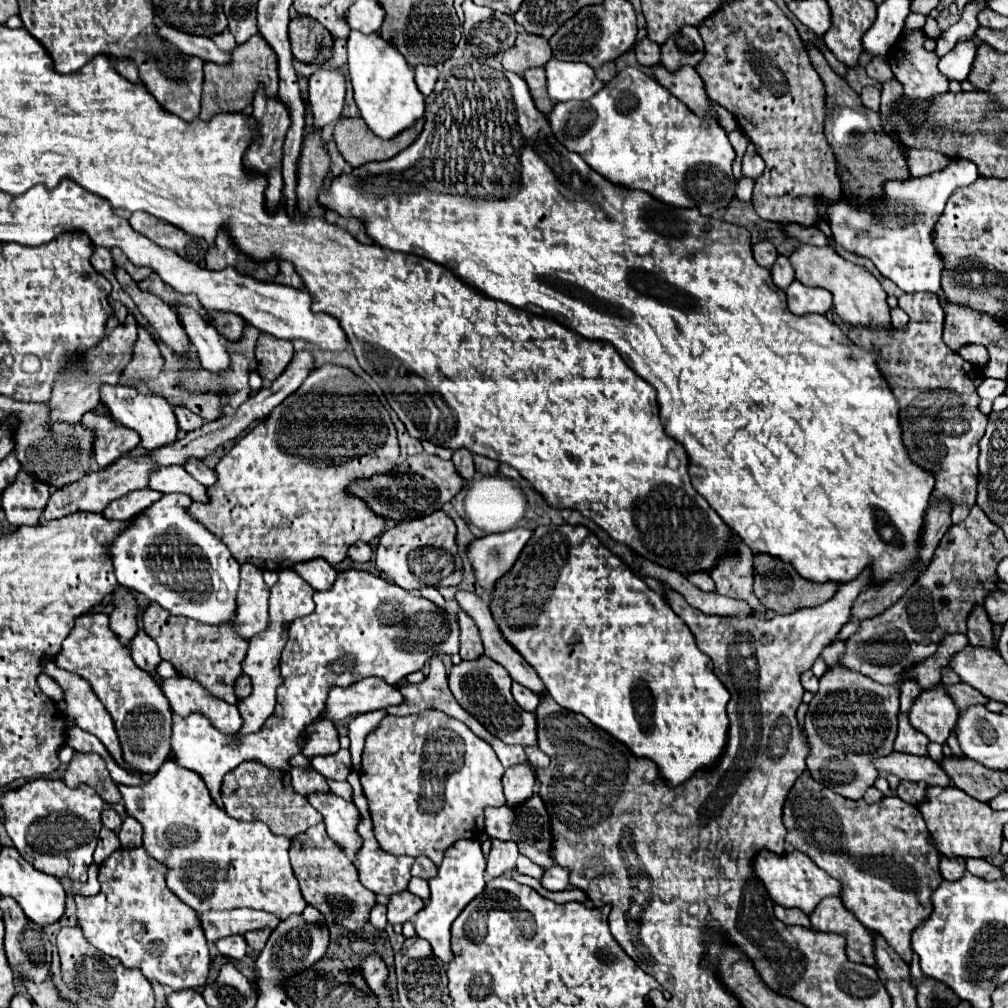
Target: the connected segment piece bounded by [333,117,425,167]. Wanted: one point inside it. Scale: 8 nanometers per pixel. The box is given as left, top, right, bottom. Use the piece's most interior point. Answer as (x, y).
(358, 144)

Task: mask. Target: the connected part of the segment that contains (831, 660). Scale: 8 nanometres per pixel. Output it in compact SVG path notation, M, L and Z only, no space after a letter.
M837 641L837 643L833 643L833 645L827 645L827 647L823 649L821 657L825 659L827 667L839 667L837 659L839 659L839 655L843 655L843 651L845 651L845 643L843 643L843 641Z

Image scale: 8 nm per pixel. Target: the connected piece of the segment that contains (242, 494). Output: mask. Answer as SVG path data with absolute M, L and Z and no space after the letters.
M327 363L327 365L321 365L317 367L305 381L303 385L293 393L289 395L273 413L269 419L261 421L255 429L251 429L247 435L243 435L235 447L219 461L219 465L215 467L217 475L219 475L219 481L215 483L215 487L209 487L209 499L211 503L193 503L191 505L191 515L195 515L211 533L215 533L227 547L229 551L233 553L233 557L239 561L239 563L253 563L257 565L259 569L271 569L271 571L279 571L281 569L287 569L287 567L293 567L295 563L301 563L301 561L309 561L309 559L315 559L315 557L321 557L325 559L327 563L331 563L333 567L339 565L343 559L347 559L347 549L351 545L355 545L357 541L363 541L363 543L369 543L373 541L377 535L383 533L385 529L385 519L379 519L377 515L371 515L371 511L367 511L367 507L363 505L363 501L355 499L353 495L347 495L345 493L345 485L351 481L351 479L369 479L373 473L383 473L387 471L389 467L395 465L399 457L399 443L397 443L397 433L395 433L395 427L393 427L393 421L387 413L387 409L379 403L377 395L373 393L373 389L363 381L359 379L351 369L343 367L343 365L333 365L333 363Z

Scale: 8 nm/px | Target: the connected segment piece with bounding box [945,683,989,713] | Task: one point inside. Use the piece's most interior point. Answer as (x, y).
(964, 696)

